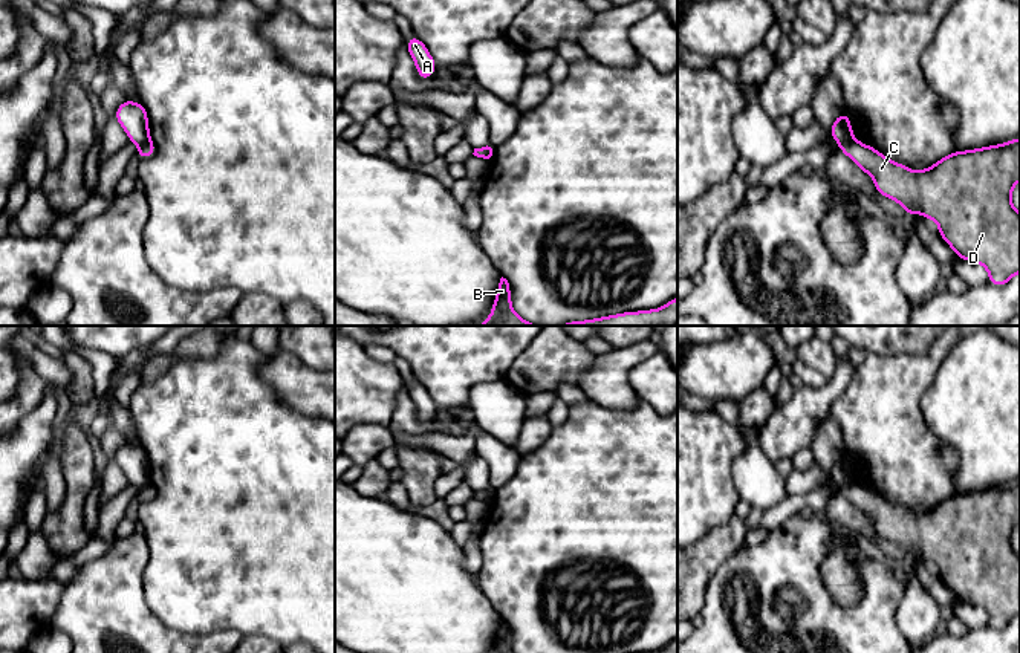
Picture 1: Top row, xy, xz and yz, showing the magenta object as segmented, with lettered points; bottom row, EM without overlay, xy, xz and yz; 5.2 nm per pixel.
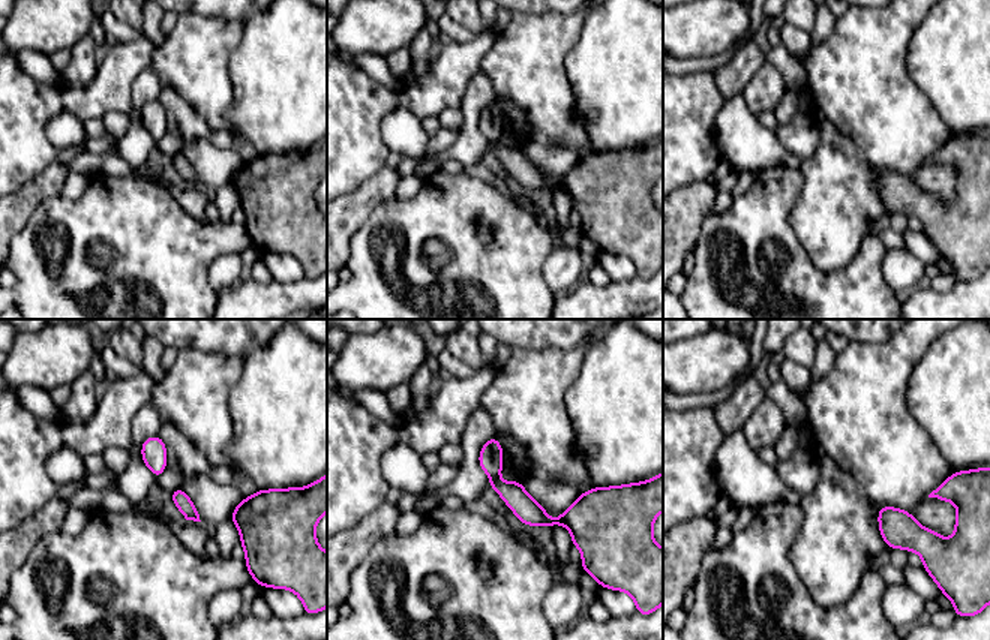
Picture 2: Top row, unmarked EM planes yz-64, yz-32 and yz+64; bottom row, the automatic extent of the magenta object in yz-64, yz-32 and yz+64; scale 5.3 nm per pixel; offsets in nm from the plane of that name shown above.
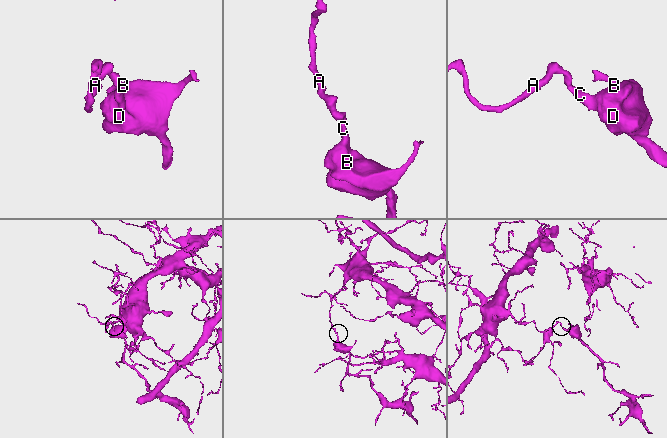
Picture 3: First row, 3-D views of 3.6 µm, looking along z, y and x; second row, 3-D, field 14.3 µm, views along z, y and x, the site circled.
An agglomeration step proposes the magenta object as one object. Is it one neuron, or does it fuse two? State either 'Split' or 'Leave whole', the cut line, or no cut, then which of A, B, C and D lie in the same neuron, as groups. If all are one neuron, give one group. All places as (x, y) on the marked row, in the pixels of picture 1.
Split. Split along yz (854, 138), (840, 144). Groups: A / B C D

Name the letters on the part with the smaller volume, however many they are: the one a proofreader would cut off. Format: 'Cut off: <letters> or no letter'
Cut off: B, C, D

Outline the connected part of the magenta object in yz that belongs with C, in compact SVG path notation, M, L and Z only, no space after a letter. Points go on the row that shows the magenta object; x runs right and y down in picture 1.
M1020 138L985 148L953 151L924 171L911 171L855 139L840 144L840 151L873 177L881 196L901 203L908 219L916 211L925 219L934 219L939 236L957 258L986 268L989 284L1003 286L1020 272L1020 213L1011 203L1012 188L1020 180Z

